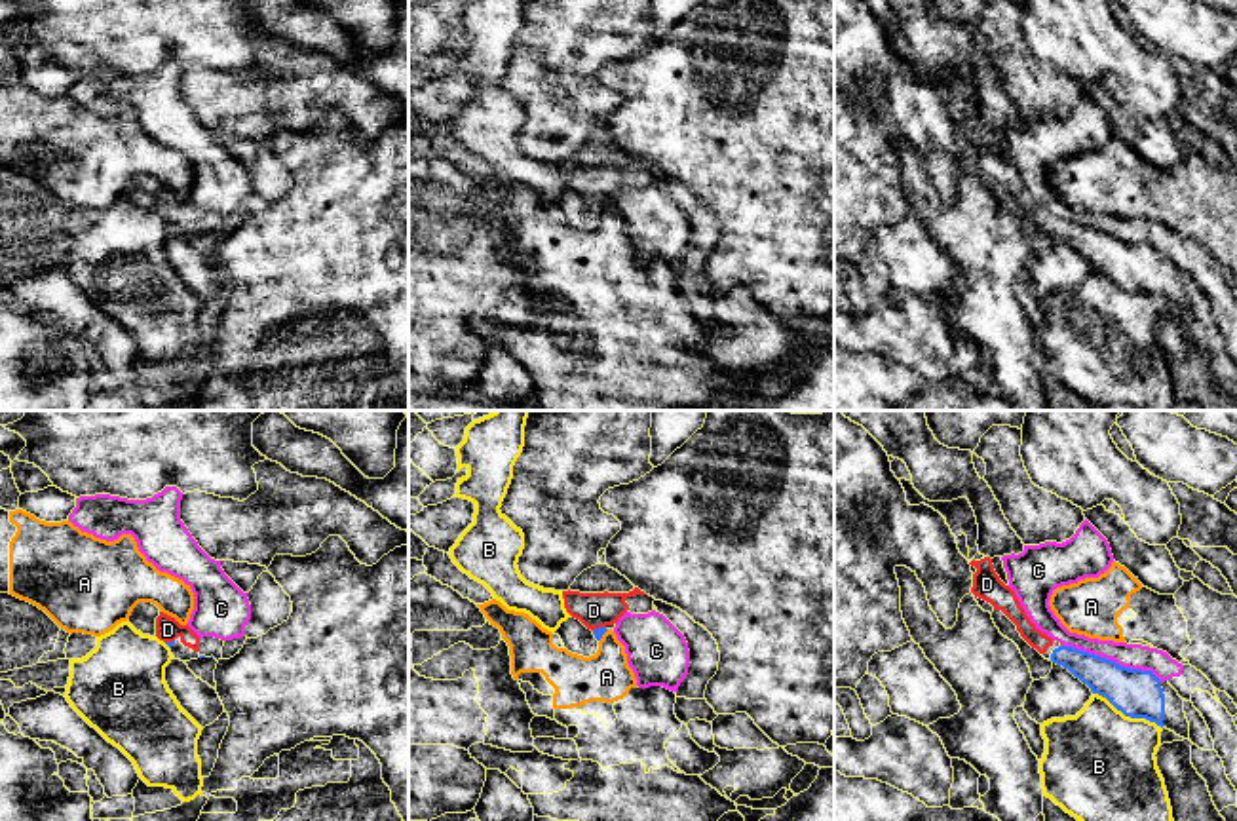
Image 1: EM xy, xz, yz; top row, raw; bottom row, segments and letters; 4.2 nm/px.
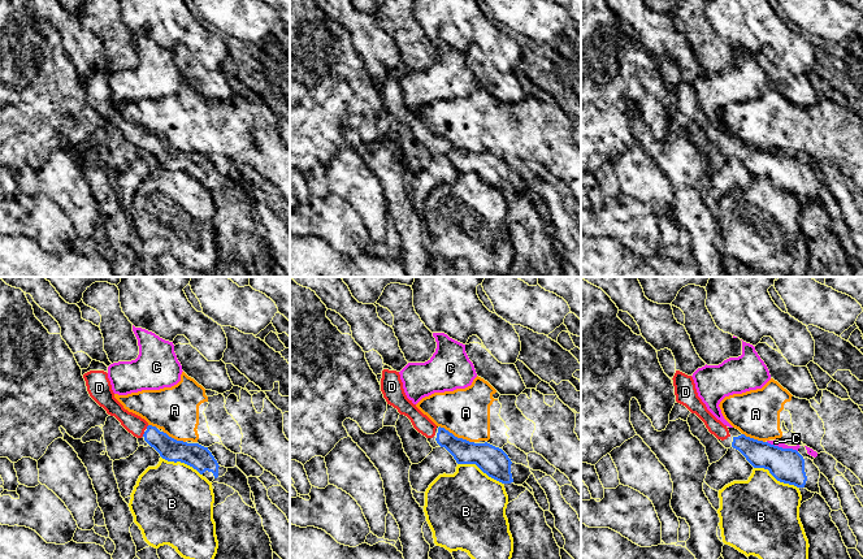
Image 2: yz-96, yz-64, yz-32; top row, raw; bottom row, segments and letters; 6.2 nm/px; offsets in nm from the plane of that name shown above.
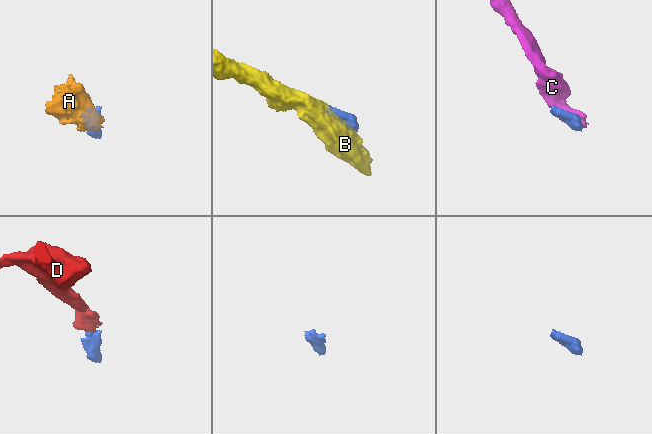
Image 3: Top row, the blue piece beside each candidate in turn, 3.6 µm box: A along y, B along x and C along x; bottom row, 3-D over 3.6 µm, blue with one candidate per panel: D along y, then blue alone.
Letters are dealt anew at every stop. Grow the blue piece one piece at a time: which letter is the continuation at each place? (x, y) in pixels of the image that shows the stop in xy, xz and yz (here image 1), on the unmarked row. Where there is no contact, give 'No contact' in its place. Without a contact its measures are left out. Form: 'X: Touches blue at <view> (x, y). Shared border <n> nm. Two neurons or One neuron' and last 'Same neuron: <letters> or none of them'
A: Touches blue at xz (603, 208). Shared border 70 nm. Two neurons
B: Touches blue at yz (1127, 289). Shared border 340 nm. Two neurons
C: Touches blue at yz (1110, 234). Shared border 460 nm. Two neurons
D: Touches blue at xz (599, 202). Shared border 60 nm. One neuron
Same neuron: D

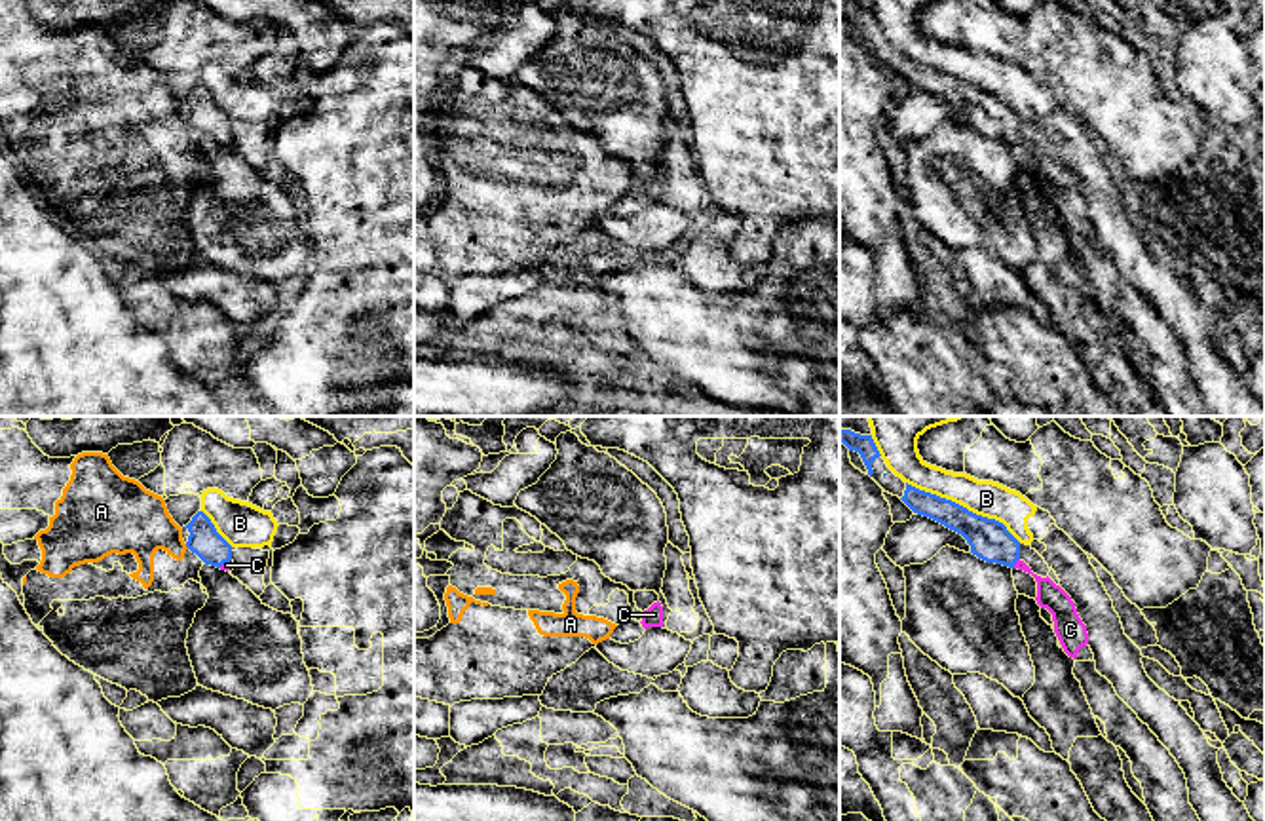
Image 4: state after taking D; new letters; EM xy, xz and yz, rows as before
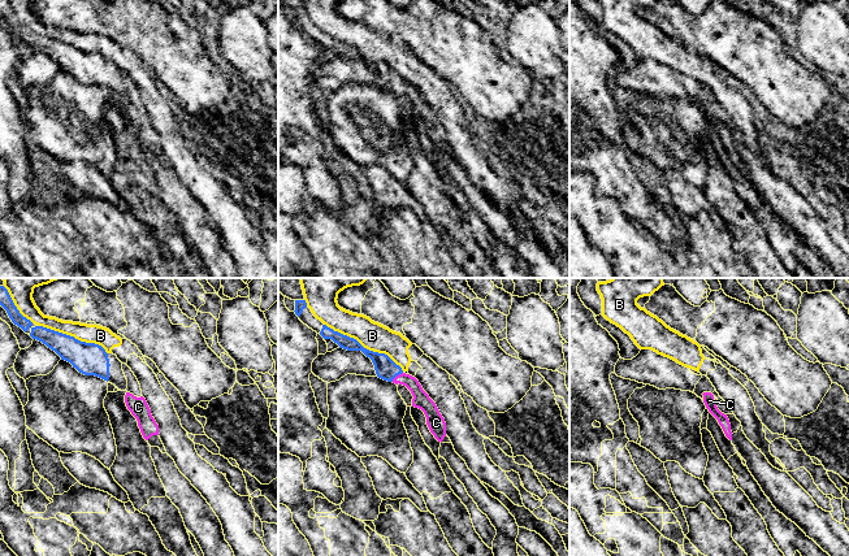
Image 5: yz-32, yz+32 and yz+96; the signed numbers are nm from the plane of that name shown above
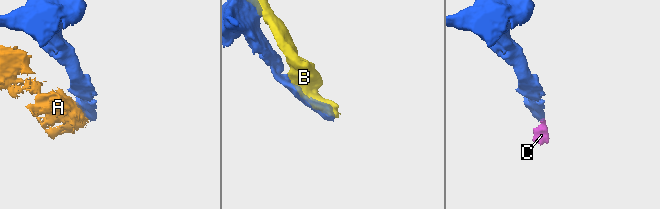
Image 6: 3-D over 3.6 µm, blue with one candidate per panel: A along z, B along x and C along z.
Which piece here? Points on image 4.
A: Touches blue at xy (187, 120). Shared border 30 nm. Two neurons
B: Touches blue at yz (962, 80). Shared border 550 nm. Two neurons
C: Touches blue at yz (1015, 137). Shared border 50 nm. One neuron
Same neuron: C

